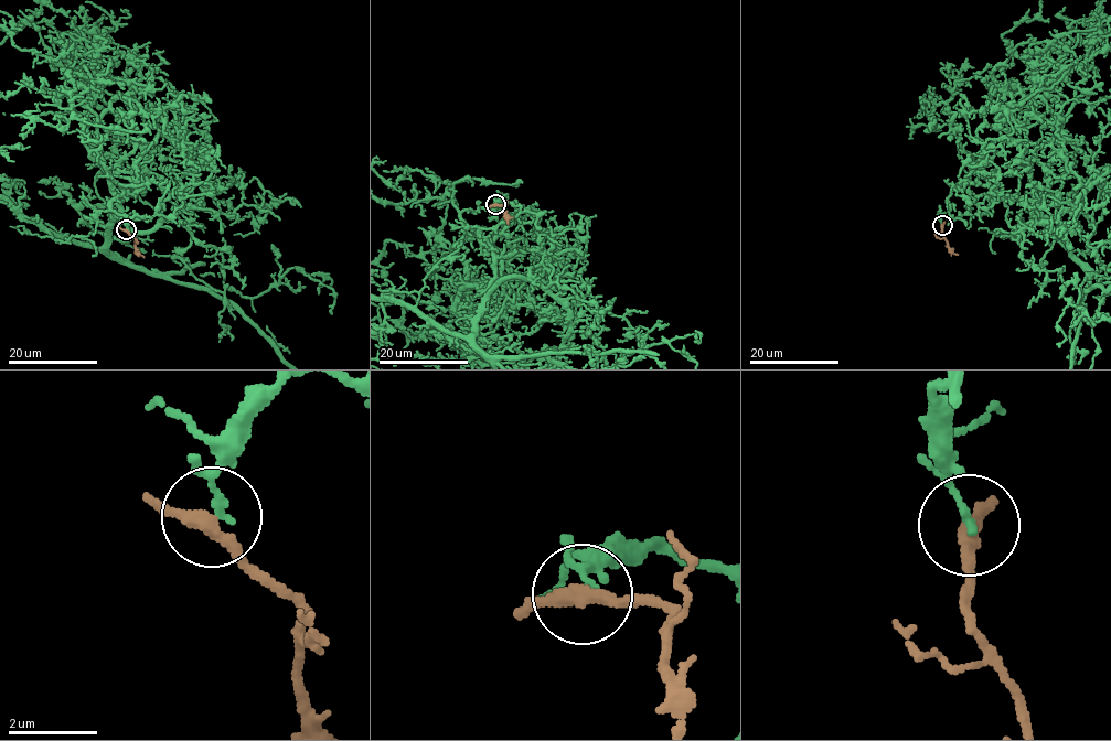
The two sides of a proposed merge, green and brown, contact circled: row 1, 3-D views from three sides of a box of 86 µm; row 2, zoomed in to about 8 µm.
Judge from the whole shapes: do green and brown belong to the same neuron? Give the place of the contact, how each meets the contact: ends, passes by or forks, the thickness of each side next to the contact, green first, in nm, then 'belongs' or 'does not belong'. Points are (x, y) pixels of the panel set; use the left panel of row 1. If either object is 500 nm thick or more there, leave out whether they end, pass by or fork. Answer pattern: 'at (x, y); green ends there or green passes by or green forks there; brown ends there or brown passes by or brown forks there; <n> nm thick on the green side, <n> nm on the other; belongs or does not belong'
at (126, 229); green ends there; brown passes by; 180 nm thick on the green side, 320 nm on the other; does not belong

